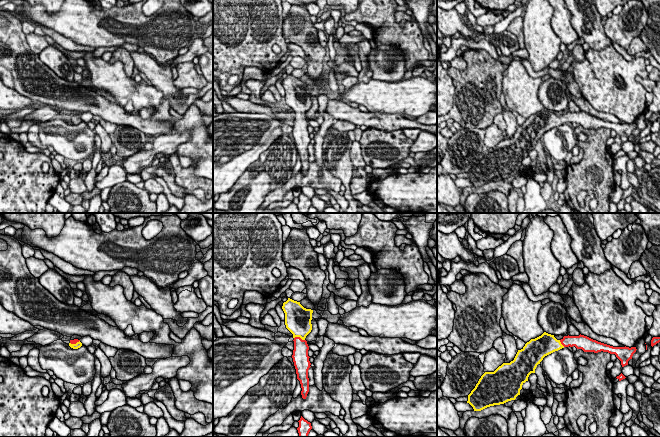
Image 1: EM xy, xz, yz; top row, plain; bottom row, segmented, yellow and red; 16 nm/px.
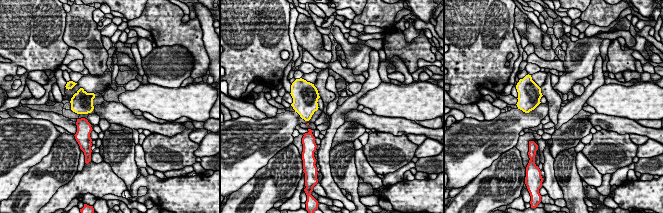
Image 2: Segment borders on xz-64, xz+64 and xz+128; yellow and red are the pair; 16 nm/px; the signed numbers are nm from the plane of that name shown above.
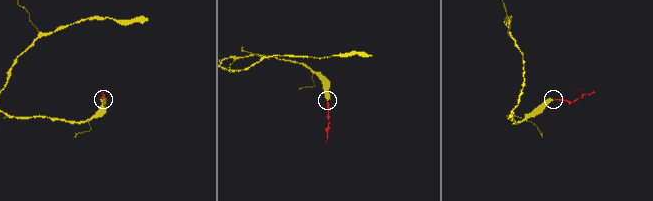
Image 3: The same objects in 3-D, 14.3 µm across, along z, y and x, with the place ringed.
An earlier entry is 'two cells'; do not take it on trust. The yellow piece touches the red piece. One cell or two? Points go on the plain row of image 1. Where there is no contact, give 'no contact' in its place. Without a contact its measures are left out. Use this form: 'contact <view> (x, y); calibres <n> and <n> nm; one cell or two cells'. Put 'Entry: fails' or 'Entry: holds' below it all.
contact xz (299, 112); calibres 420 and 240 nm; one cell
Entry: fails

